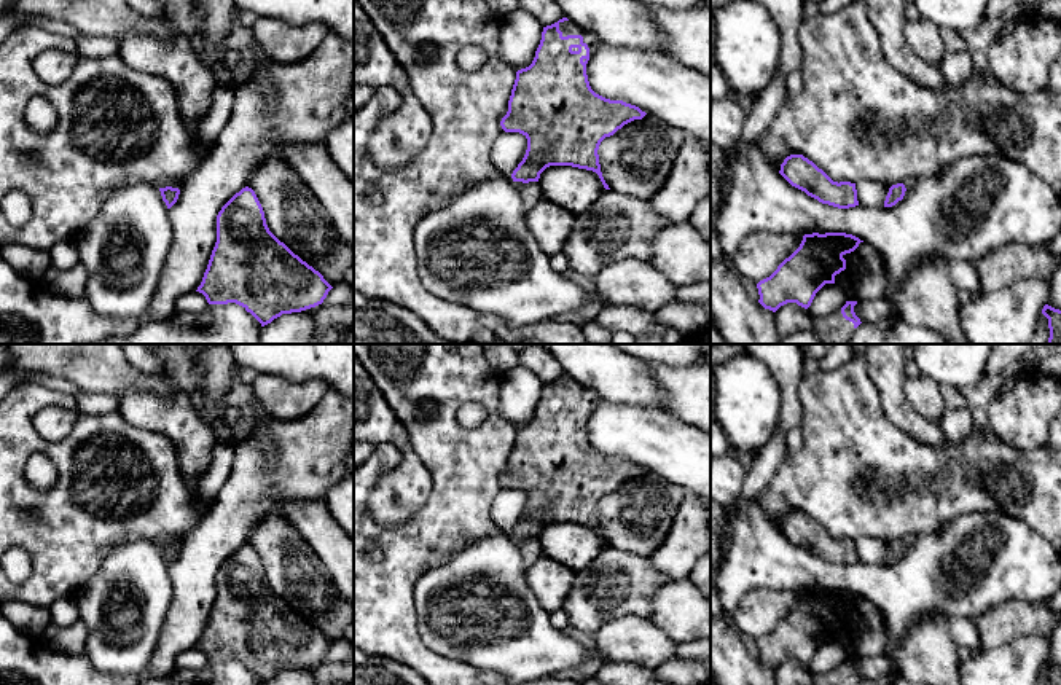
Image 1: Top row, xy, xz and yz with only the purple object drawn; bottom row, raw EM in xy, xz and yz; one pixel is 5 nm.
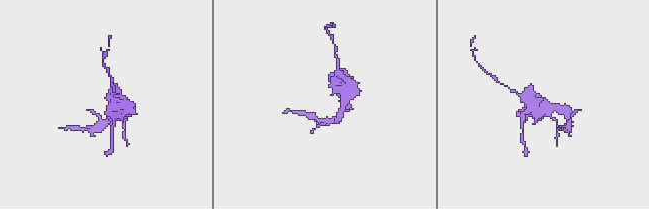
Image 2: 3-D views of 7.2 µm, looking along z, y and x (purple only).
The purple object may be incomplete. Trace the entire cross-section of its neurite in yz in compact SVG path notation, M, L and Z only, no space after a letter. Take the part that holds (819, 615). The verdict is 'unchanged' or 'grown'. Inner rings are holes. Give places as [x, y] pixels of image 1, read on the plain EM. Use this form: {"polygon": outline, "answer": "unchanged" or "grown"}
{"polygon": "M846 589L805 591L800 604L757 640L758 660L773 669L787 660L808 666L825 640L835 640L835 632L846 626L843 613L860 599Z", "answer": "unchanged"}

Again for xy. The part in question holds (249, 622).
{"polygon": "M242 545L221 564L217 599L196 647L209 661L236 660L264 683L282 671L322 661L331 645L269 588L252 545Z", "answer": "unchanged"}

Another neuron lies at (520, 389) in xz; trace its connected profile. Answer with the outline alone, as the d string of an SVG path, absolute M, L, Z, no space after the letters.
M521 365L500 371L499 378L500 416L515 429L529 424L540 401L543 382Z

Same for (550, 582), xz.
M540 556L526 570L526 581L529 588L538 599L540 605L550 613L562 609L574 580L574 570L546 556Z

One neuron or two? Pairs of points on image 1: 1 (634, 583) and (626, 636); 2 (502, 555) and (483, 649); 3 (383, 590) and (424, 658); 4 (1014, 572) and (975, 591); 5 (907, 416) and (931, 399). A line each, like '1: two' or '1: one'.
1: two
2: one
3: one
4: one
5: two

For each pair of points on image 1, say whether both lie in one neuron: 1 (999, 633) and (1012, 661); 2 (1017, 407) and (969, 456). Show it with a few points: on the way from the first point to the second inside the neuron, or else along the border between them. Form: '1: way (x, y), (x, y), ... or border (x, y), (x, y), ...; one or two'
1: border (1042, 636), (1018, 636), (998, 647), (982, 650); two
2: border (990, 429), (1002, 442), (1025, 453); two

